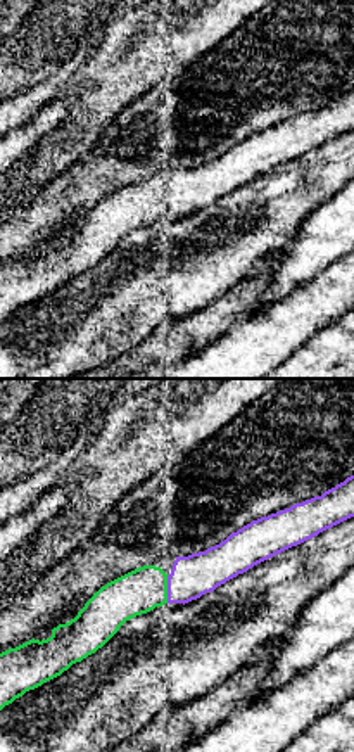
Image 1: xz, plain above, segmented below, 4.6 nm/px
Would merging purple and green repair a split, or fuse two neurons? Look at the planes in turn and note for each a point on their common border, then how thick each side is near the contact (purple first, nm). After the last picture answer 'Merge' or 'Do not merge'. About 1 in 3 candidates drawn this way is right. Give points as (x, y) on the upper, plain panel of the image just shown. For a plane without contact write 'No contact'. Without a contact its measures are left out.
Touches purple at (168, 203). Thickness 200 nm (purple) against 200 nm

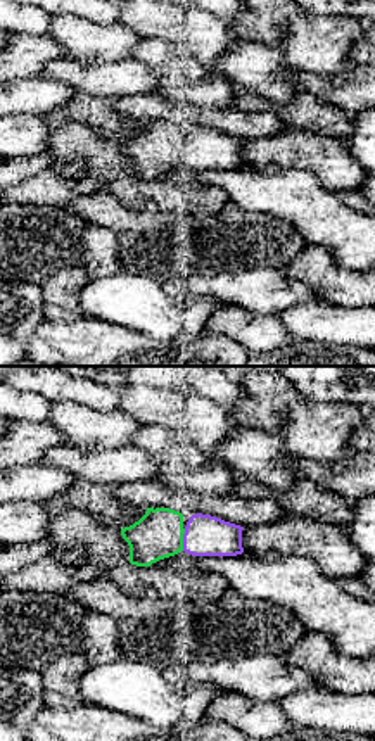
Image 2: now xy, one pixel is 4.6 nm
Touches purple at (184, 152). Thickness 190 nm (purple) against 220 nm

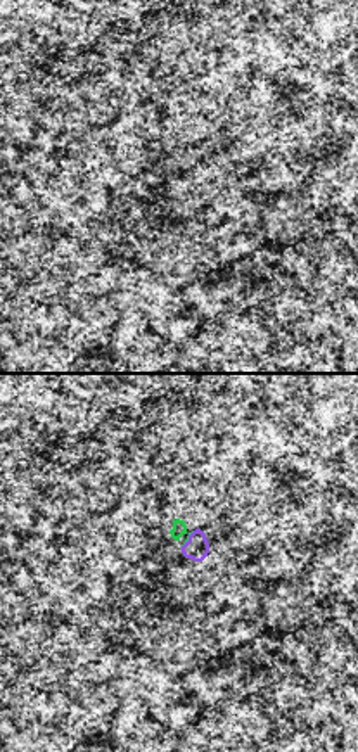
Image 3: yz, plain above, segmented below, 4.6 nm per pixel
Touches purple at (189, 152). Thickness 110 nm (purple) against 20 nm

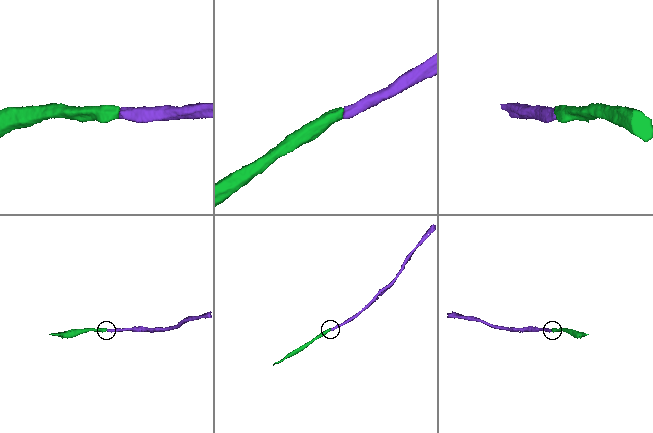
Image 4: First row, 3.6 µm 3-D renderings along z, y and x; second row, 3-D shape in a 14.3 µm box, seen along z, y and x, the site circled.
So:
Merge

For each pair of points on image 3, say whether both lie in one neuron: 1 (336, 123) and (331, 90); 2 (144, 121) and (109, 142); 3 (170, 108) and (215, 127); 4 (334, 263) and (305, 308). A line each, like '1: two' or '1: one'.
1: two
2: two
3: one
4: two

